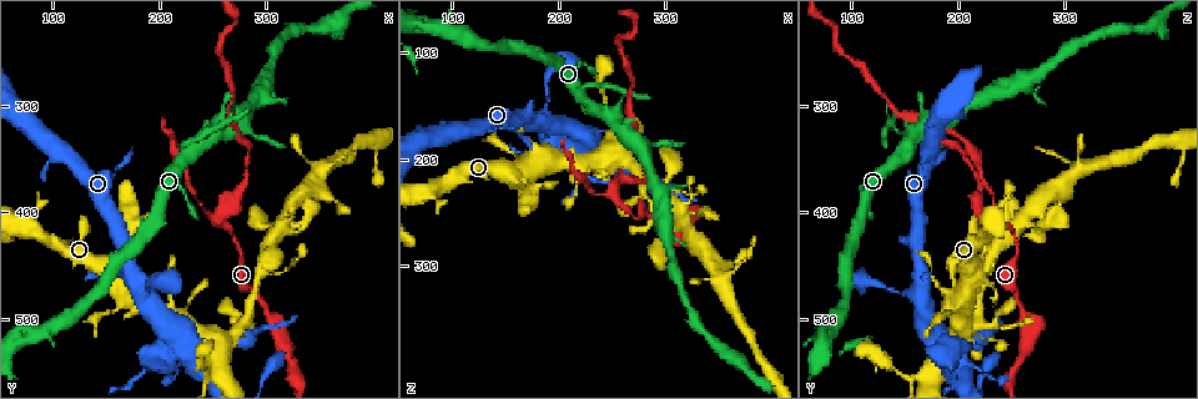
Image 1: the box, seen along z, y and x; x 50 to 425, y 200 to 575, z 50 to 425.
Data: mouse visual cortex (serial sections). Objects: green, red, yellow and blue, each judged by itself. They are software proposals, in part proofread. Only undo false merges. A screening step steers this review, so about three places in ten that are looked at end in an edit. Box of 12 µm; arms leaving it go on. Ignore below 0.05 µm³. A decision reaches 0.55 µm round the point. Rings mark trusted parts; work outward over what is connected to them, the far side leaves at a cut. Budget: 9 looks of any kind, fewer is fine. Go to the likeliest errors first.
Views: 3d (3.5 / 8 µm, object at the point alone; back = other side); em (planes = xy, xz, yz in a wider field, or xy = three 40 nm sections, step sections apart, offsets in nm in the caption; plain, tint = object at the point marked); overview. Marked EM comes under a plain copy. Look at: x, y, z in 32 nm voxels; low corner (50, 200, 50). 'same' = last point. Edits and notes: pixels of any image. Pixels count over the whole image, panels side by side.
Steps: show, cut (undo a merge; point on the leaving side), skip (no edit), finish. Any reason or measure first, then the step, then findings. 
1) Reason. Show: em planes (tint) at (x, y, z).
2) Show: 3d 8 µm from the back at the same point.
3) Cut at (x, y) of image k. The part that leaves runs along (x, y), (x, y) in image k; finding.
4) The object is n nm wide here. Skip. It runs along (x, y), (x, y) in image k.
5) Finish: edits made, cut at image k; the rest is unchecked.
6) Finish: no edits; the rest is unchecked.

Abrupt turn. Show: 3d 3.5 µm at (258, 318, 138).

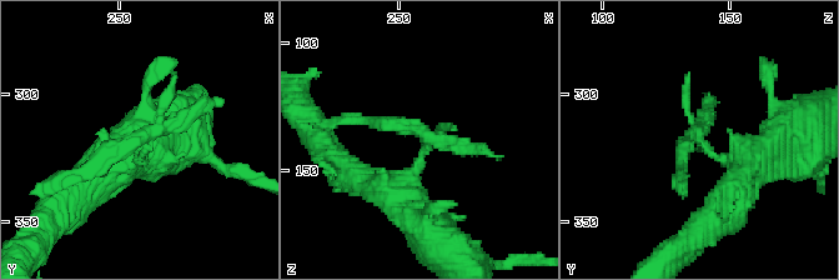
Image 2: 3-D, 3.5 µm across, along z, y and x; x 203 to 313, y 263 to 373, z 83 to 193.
Show: em xy step 3 (tint) at (260, 317, 137).

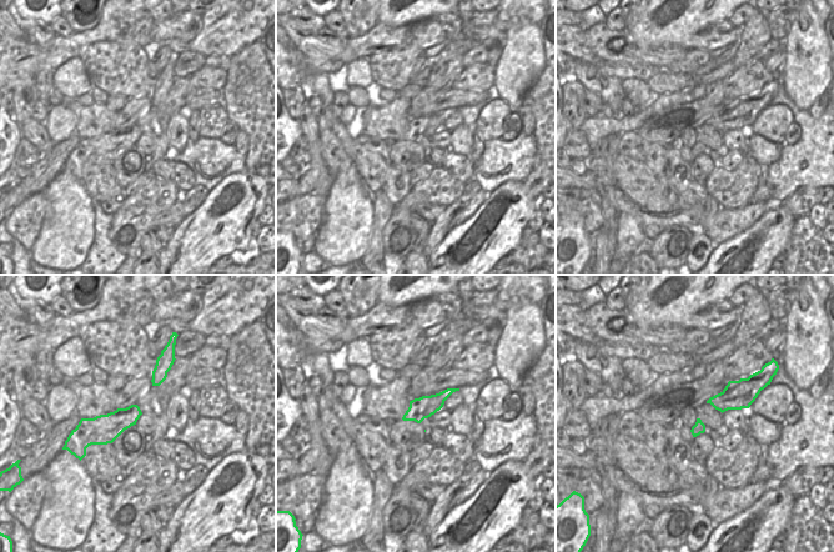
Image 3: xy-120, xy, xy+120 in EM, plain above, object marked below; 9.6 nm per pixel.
The object is 220 nm wide here. Cut at (396, 120) of image 2. The part that leaves runs along (422, 153), (415, 128), (337, 120) in image 2; a second cell is stuck on.

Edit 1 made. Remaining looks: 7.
Show: overview.

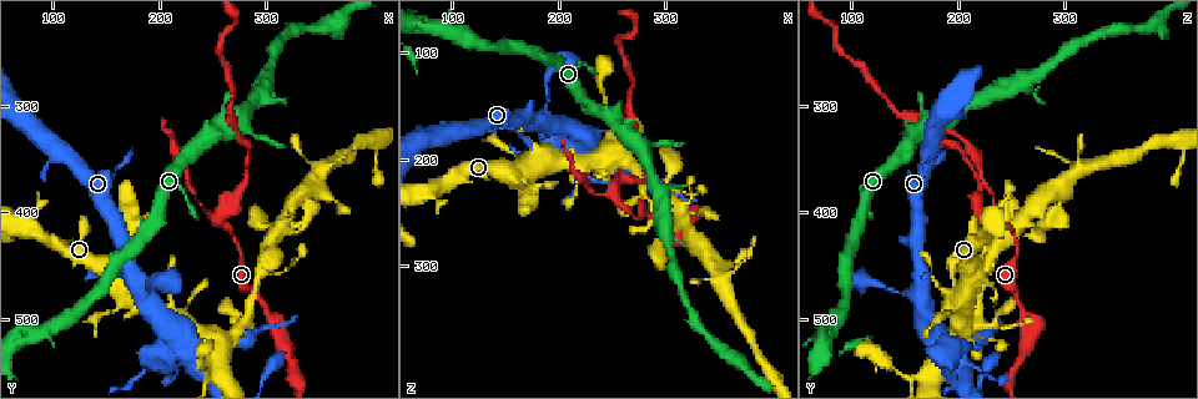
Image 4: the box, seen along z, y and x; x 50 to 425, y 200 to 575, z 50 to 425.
Sudden change in width. Show: 3d 3.5 µm at (250, 406, 236).

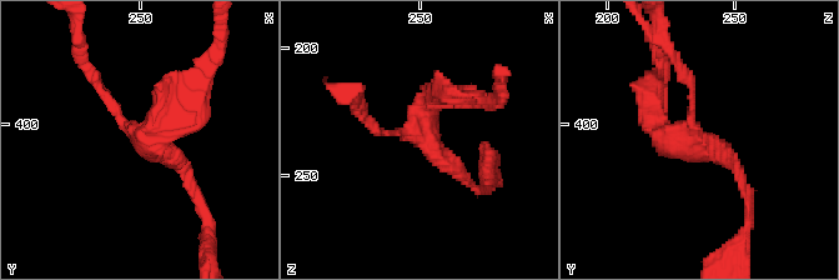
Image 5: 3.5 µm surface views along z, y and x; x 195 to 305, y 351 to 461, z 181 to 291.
3 arms meet here; the arms are 100, 150, 300 nm wide. Show: em xy step 5 (tint) at (251, 405, 235).

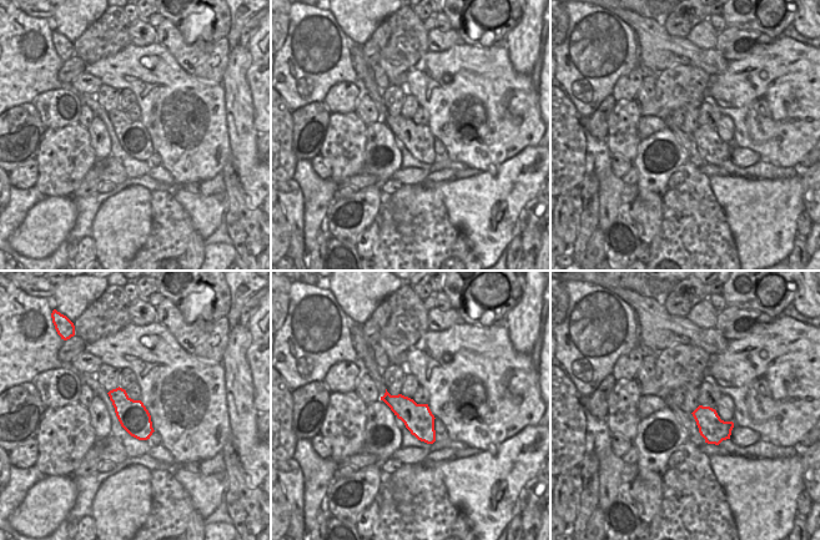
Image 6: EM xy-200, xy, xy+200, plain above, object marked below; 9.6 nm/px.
Skip. All the same cell.

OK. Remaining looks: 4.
Sharp bend. Show: 3d 8 µm at (212, 528, 196).

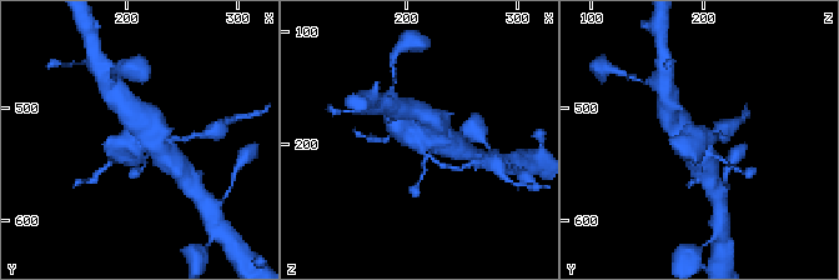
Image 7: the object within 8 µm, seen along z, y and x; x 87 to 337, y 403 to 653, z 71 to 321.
Show: 3d 3.5 µm at (212, 526, 196).

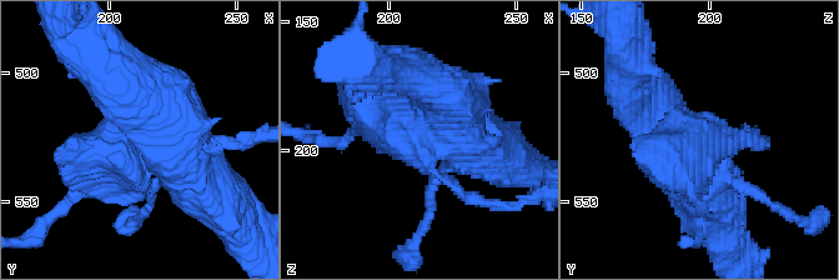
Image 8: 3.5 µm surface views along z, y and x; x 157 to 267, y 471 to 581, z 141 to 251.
Show: em xy step 1 (tint) at (213, 527, 196).

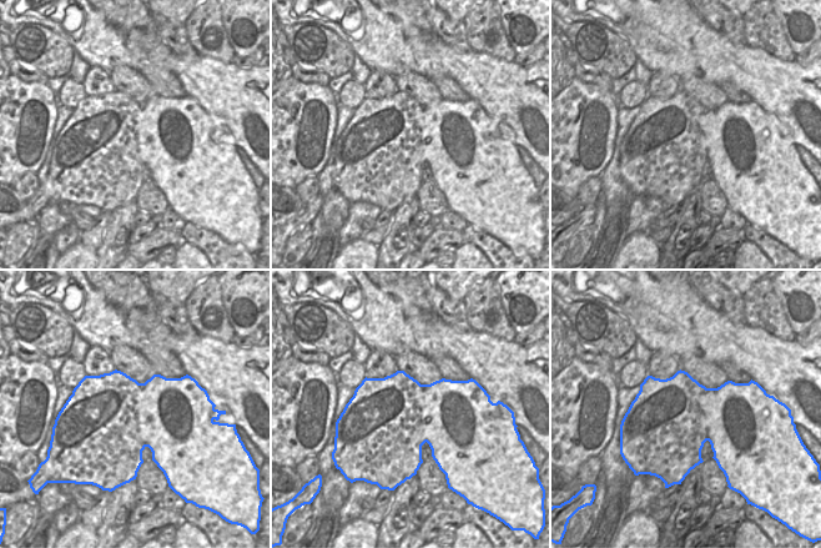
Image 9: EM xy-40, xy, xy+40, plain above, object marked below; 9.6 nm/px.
Cut at (386, 145) of image 8. A second cell is stuck on.

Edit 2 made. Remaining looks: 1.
Finish: edits made, cut at image 2, cut at image 8; the rest is unchecked.

